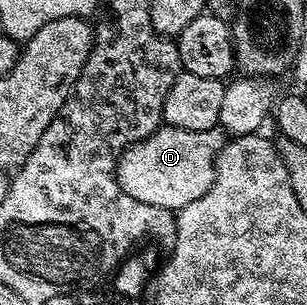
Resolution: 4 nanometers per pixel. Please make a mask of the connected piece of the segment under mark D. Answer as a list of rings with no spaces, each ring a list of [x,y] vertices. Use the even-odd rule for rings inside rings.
[[[162,125],[155,133],[131,144],[122,153],[121,158],[117,160],[117,180],[123,193],[127,193],[127,197],[135,197],[135,201],[143,201],[147,205],[161,207],[167,213],[176,213],[182,207],[191,205],[191,201],[199,201],[199,197],[203,197],[203,193],[207,193],[207,189],[211,189],[215,177],[217,154],[223,150],[226,142],[227,135],[219,126],[192,131]]]

